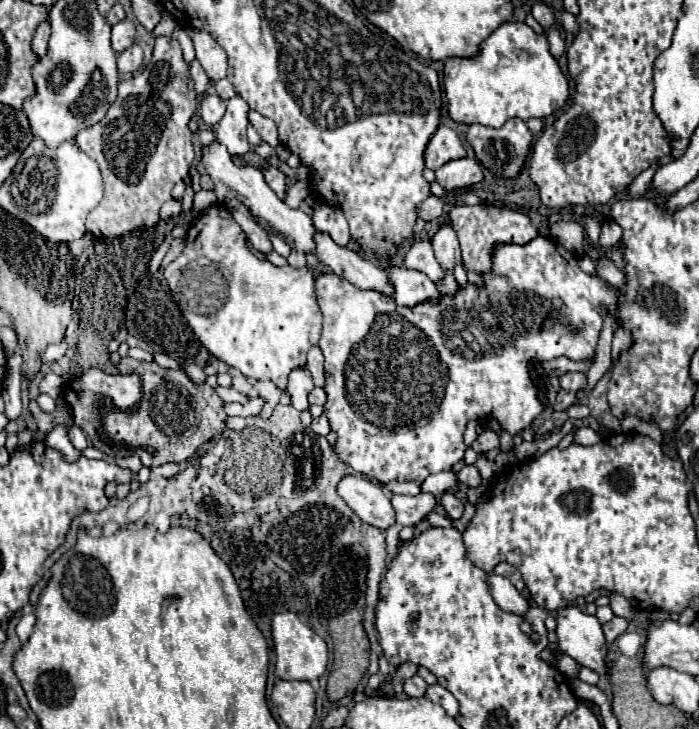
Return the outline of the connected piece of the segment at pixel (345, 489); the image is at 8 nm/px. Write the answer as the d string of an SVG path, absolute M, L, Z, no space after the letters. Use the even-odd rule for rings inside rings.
M345 476L337 492L363 522L379 530L387 530L395 524L395 510L389 496L379 484L369 482L365 476Z

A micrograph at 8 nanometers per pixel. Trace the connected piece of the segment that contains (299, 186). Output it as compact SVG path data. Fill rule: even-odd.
M297 180L289 190L287 190L287 196L285 196L285 204L289 208L299 208L301 202L309 196L309 182L307 180Z

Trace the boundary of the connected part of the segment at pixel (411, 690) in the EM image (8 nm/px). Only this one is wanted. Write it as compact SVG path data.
M415 674L415 676L405 680L405 692L409 696L423 696L425 690L427 690L427 682L419 674Z

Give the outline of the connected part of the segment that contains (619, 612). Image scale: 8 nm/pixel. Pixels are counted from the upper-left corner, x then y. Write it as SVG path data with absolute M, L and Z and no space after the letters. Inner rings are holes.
M611 594L609 596L611 598L611 602L609 602L609 606L611 606L611 610L615 612L615 616L623 616L623 618L627 618L627 620L631 620L633 618L633 606L621 596L621 594Z

